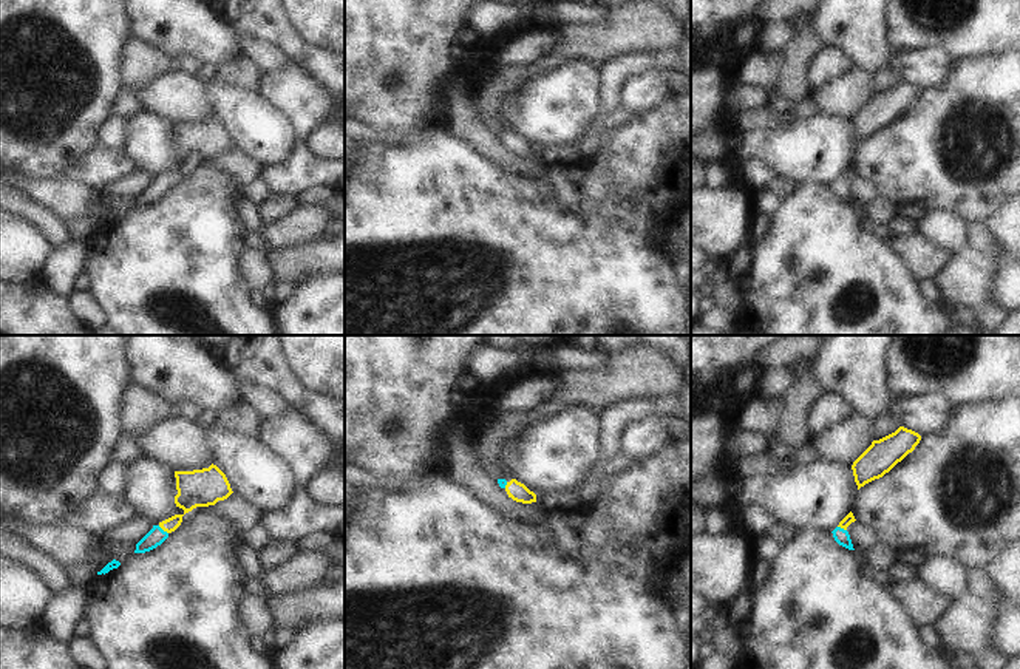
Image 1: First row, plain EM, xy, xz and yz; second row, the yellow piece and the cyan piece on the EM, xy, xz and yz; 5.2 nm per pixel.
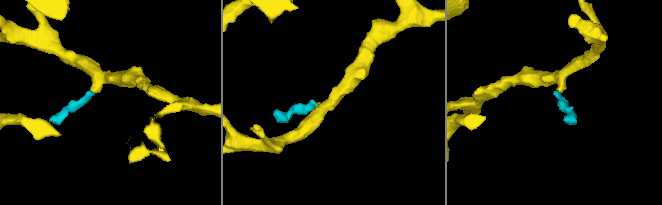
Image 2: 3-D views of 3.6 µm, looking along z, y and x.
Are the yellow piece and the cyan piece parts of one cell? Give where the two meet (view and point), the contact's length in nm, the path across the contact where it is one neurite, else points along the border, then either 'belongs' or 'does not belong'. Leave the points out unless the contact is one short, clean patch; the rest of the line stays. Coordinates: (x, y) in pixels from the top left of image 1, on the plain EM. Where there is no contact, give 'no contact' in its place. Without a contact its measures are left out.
meets yellow in xy at (163, 183); contact 70 nm long; runs through xy (193, 146), (186, 166), (163, 183), (156, 189); belongs

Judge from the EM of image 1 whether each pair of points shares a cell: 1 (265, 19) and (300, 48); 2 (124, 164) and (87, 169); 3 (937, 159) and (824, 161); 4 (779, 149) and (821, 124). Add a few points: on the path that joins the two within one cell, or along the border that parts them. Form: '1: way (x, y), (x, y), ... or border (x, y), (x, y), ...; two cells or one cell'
1: way (274, 27), (291, 44); one cell
2: way (115, 164), (101, 164), (96, 169); one cell
3: border (858, 144), (850, 164); two cells
4: way (790, 149), (796, 149), (810, 135); one cell

